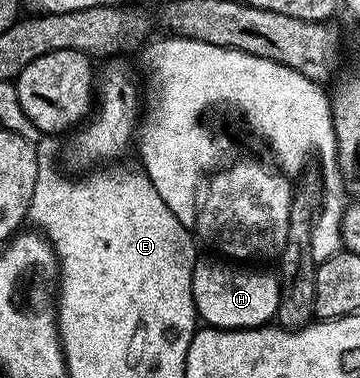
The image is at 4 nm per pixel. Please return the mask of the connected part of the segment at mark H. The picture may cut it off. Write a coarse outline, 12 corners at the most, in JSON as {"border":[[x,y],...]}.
{"border":[[196,259],[198,319],[213,328],[275,320],[278,275]]}

